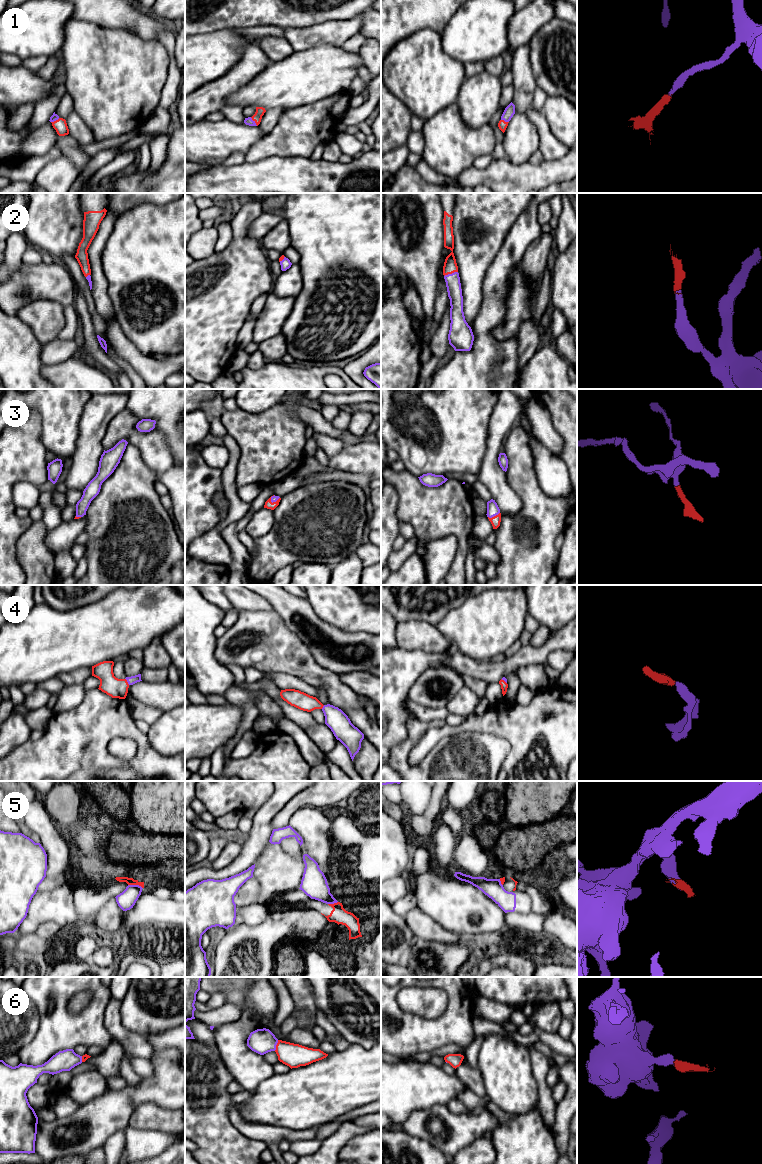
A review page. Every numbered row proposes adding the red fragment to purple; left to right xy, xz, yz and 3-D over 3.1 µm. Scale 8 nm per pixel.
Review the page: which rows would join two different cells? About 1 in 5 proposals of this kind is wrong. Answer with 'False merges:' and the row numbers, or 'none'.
False merges: 5

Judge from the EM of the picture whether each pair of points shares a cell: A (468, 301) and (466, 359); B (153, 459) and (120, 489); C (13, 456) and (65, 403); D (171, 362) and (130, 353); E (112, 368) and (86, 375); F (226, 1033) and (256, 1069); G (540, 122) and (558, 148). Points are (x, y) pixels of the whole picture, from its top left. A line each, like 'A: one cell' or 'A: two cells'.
A: two cells
B: two cells
C: two cells
D: one cell
E: two cells
F: one cell
G: one cell

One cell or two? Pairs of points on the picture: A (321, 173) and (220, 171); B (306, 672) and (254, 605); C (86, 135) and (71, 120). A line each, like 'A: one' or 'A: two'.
A: one
B: two
C: one

